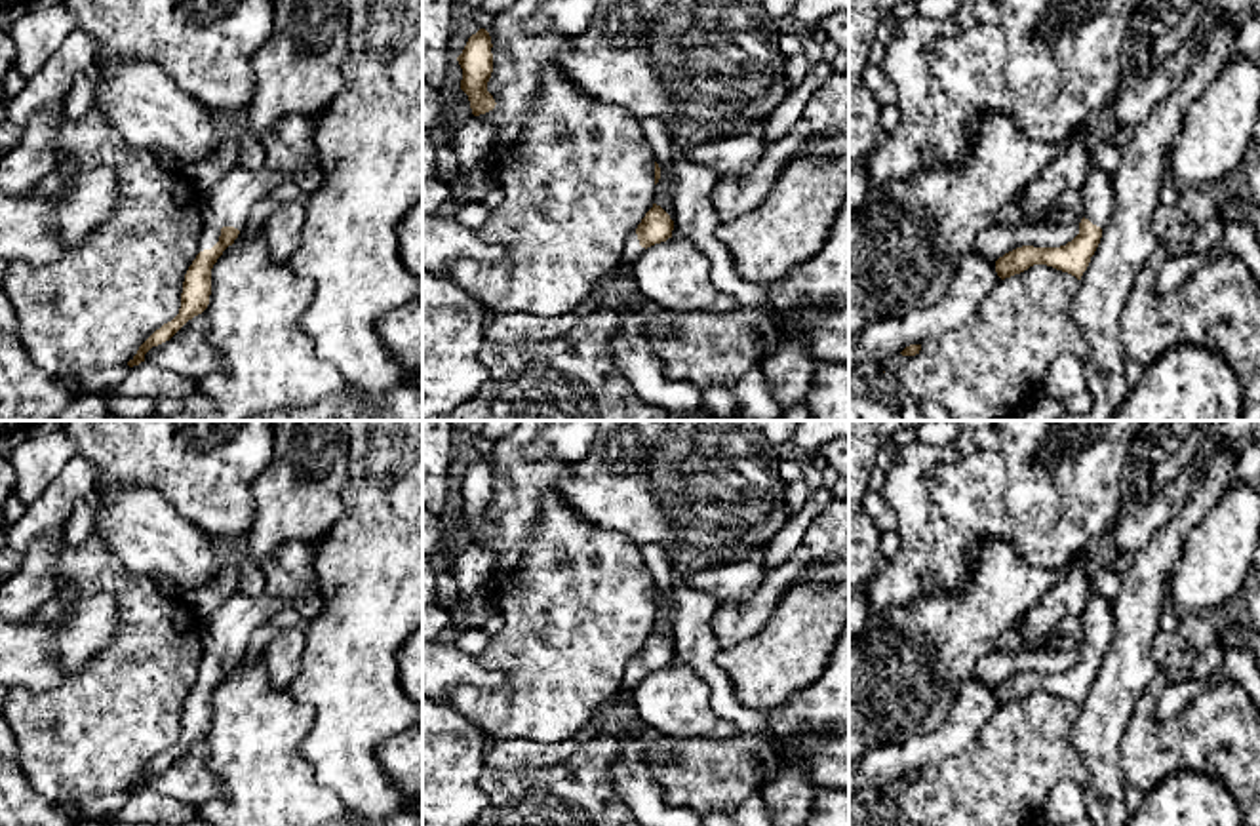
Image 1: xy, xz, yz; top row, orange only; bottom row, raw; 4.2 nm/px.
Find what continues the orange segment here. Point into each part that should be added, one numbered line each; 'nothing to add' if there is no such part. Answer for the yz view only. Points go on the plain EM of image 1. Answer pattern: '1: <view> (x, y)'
1: yz (1097, 619)

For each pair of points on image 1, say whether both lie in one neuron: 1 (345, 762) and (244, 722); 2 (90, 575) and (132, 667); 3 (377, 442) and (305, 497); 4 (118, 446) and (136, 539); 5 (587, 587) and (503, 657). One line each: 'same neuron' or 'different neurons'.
1: different neurons
2: same neuron
3: different neurons
4: different neurons
5: same neuron

